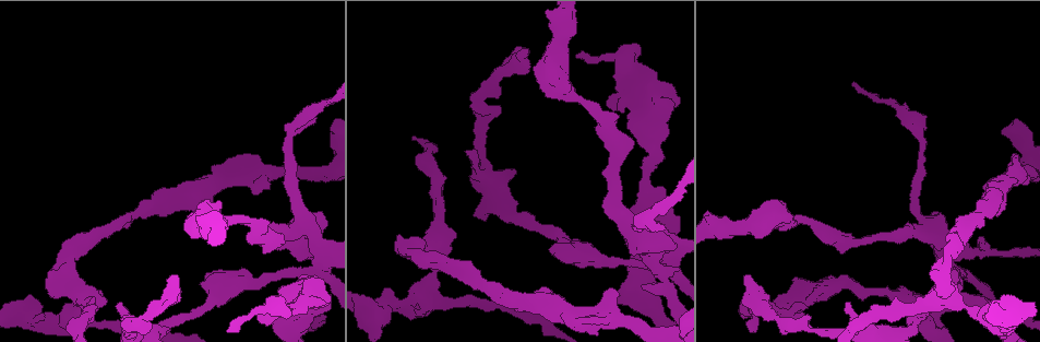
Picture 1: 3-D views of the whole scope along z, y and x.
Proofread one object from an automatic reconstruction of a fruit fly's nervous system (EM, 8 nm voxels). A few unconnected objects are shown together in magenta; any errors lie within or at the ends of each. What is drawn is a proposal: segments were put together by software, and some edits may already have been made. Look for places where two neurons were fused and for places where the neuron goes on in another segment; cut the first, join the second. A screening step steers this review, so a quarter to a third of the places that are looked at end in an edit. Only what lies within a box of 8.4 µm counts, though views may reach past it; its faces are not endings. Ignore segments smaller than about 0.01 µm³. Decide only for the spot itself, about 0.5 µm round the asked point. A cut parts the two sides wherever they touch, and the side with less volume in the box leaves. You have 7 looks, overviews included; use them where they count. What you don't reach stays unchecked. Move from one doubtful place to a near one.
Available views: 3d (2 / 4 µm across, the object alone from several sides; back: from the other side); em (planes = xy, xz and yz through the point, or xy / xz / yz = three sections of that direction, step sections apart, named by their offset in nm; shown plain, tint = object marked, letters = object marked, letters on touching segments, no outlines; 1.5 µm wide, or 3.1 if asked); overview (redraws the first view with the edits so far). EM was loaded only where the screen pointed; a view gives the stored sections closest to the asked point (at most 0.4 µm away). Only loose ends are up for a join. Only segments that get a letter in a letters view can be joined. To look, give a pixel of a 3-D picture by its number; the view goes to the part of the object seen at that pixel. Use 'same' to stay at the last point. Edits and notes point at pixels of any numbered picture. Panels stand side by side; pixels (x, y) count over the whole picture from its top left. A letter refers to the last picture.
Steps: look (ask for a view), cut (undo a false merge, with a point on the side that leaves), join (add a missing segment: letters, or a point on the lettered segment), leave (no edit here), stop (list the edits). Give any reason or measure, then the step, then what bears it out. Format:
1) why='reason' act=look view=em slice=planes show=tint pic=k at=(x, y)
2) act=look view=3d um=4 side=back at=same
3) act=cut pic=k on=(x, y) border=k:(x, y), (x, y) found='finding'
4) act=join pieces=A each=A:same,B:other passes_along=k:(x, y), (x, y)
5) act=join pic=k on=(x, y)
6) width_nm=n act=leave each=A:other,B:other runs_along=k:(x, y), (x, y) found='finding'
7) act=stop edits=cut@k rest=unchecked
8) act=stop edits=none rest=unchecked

why='end of a long branch' act=look view=3d um=4 pic=1 at=(744, 276)

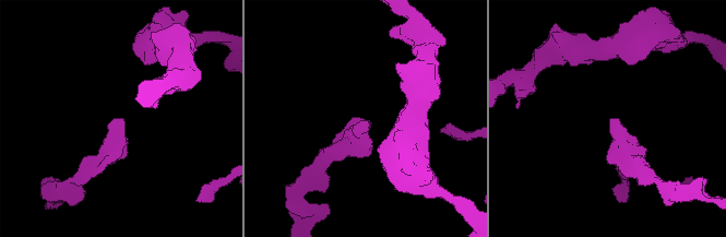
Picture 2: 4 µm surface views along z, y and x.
why='shape alone is not enough' act=look view=em slice=yz step=8 show=tint pic=2 at=(366, 122)

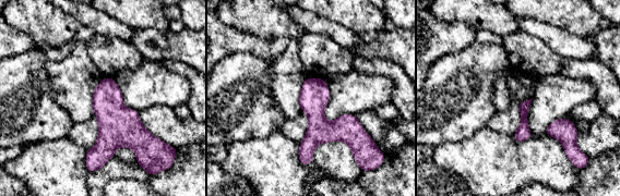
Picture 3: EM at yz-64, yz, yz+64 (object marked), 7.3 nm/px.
why='cut it another way' act=look view=em slice=xz step=8 show=letters at=same

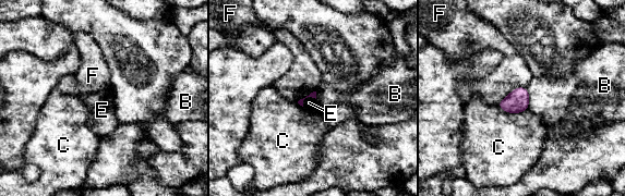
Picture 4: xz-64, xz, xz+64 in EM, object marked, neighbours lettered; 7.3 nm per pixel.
act=leave each=B:other,C:other,E:other,F:other border=4:(525, 87), (528, 93), (528, 109) found='none of them fits'

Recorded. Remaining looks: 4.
why='free end' act=look view=3d um=2 pic=1 at=(235, 158)

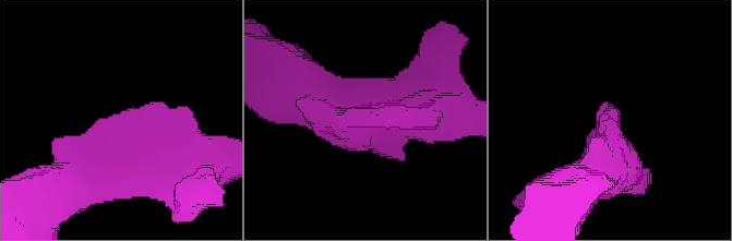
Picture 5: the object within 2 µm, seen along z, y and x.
act=look view=em slice=xy step=4 show=tint pic=5 at=(371, 126)

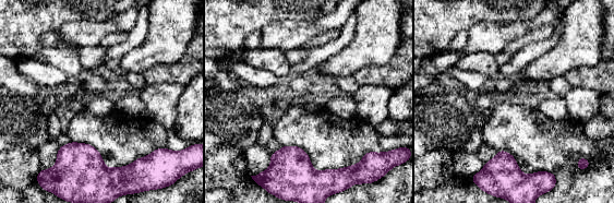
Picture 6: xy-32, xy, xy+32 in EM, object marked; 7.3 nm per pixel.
why='cut it another way' act=look view=em slice=planes show=letters at=same

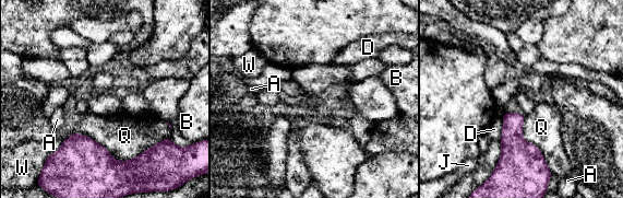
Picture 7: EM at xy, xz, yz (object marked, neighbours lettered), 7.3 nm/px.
act=leave each=A:other,B:other,D:other,J:other,Q:other,W:other border=7:(73, 131), (115, 160), (169, 137) found='no lettered segment goes on from it'

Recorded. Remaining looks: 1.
why='an open end' act=look view=em slice=planes show=letters pic=1 at=(643, 285)

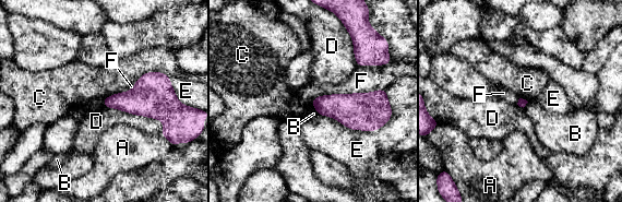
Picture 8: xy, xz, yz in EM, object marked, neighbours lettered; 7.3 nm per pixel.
longest_contact=E:550nm act=leave each=A:other,B:other,C:other,D:other,E:other,F:other border=8:(103, 105), (158, 118), (163, 131) found='no lettered segment goes on from it'

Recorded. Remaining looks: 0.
act=stop edits=none rest=unchecked

